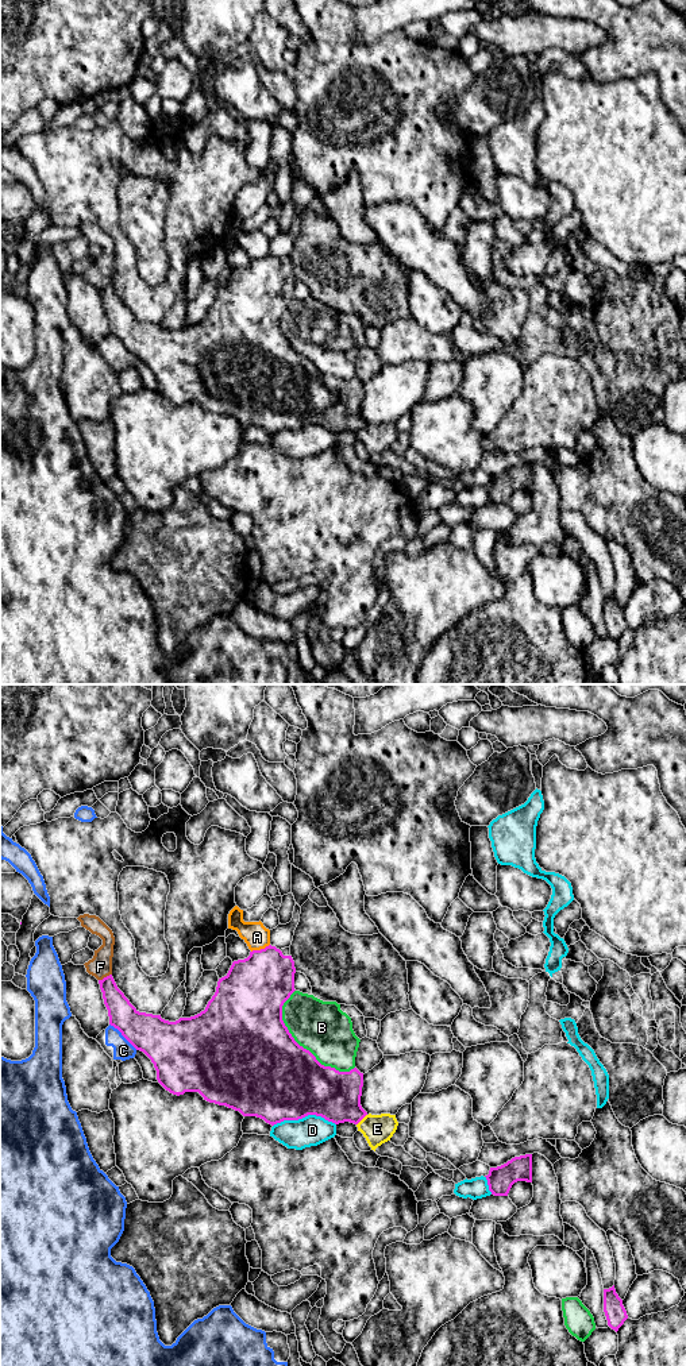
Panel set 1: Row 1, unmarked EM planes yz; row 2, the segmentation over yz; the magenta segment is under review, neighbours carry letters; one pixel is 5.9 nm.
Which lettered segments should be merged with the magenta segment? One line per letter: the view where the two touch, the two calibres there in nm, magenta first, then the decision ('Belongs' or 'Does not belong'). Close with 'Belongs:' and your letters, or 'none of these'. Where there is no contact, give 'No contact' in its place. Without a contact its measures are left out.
A: Touches magenta in yz. Thickness 380 nm (magenta) against 150 nm. Does not belong
B: Touches magenta in yz. Thickness 500 nm (magenta) against 320 nm. Does not belong
C: Touches magenta in yz. Thickness 260 nm (magenta) against 120 nm. Does not belong
D: Touches magenta in yz. Thickness 460 nm (magenta) against 180 nm. Does not belong
E: Touches magenta in yz. Thickness 300 nm (magenta) against 180 nm. Does not belong
F: Touches magenta in yz. Thickness 160 nm (magenta) against 140 nm. Does not belong
Belongs: none of these

